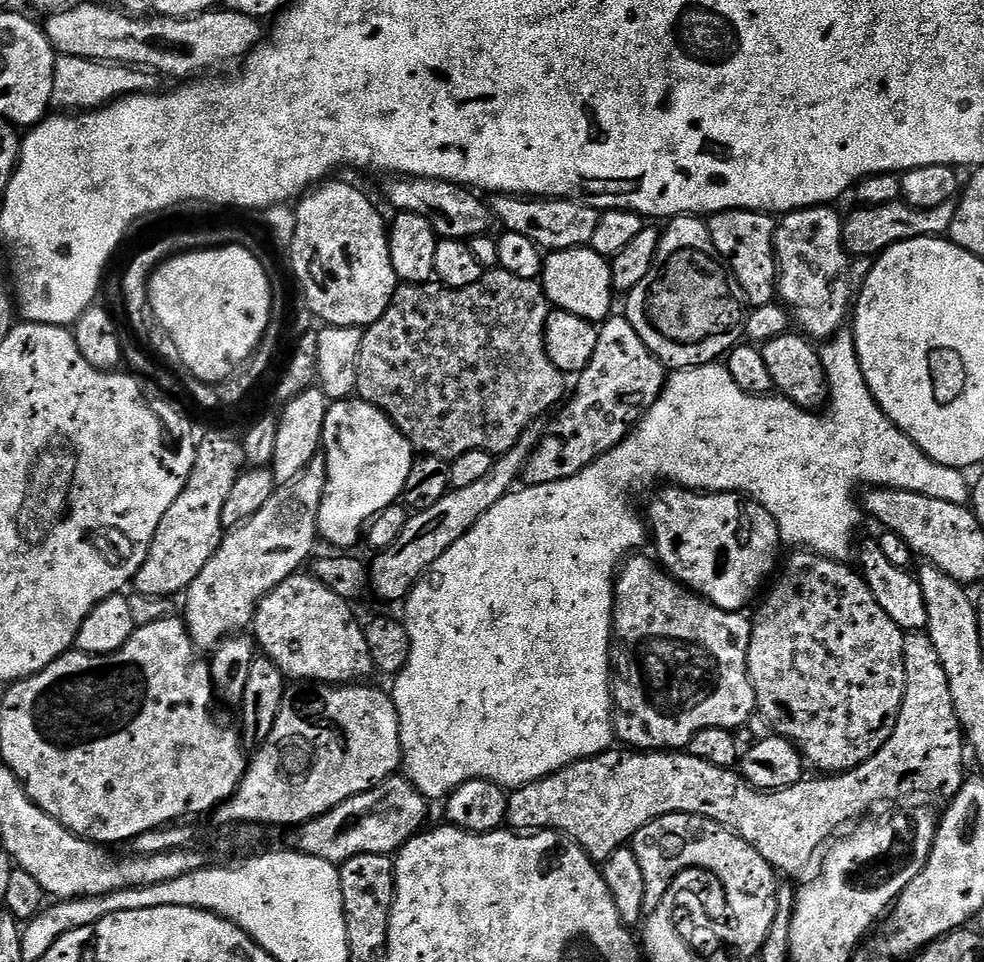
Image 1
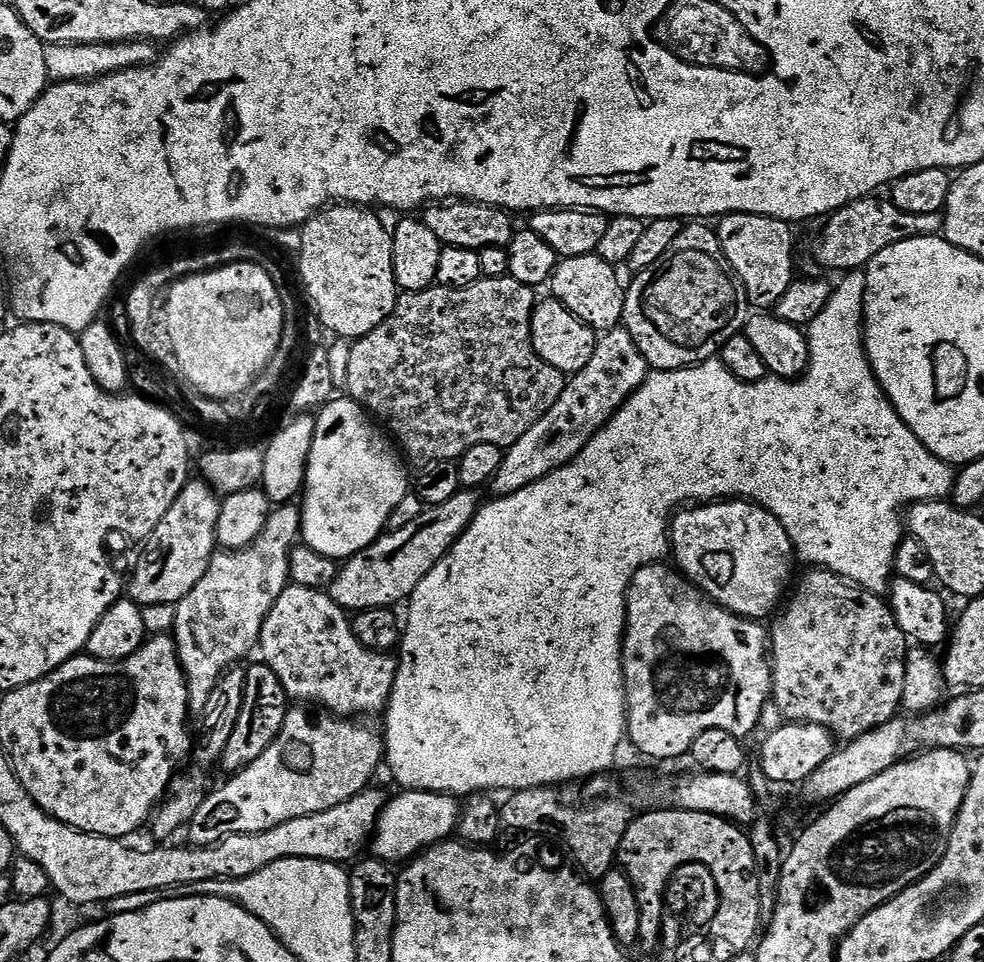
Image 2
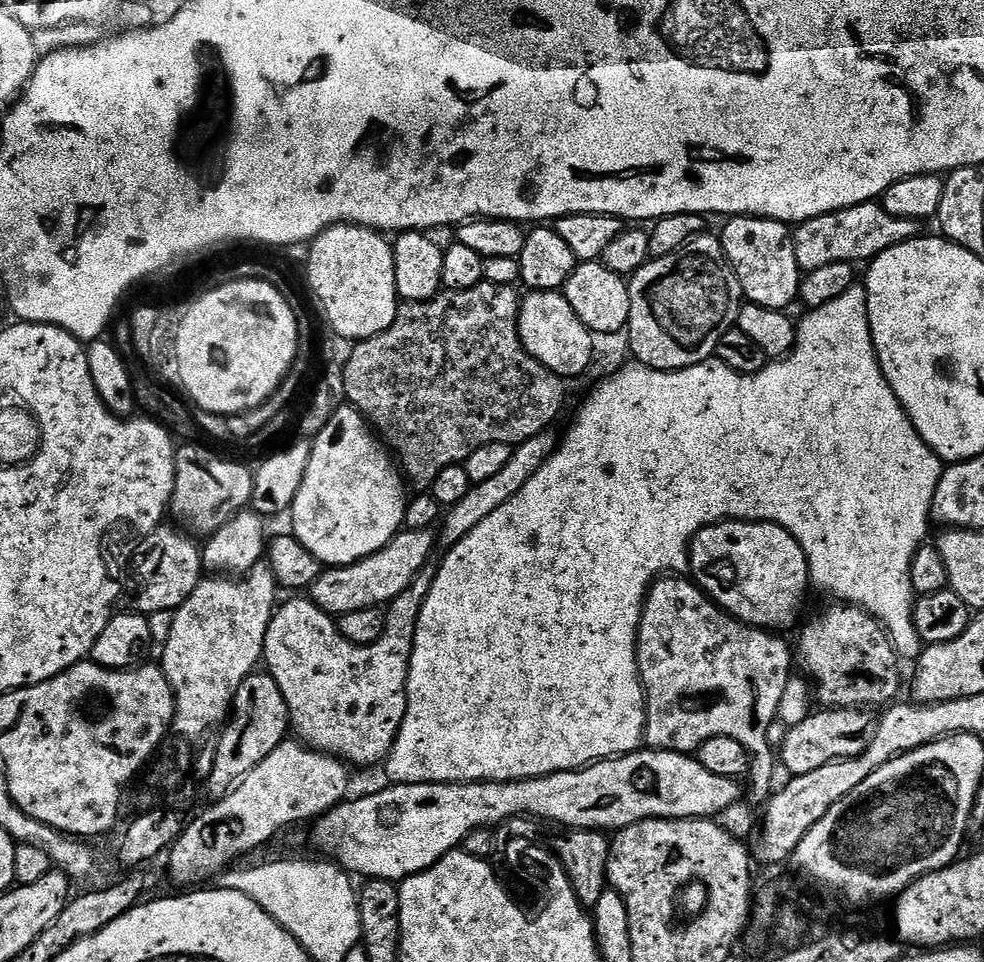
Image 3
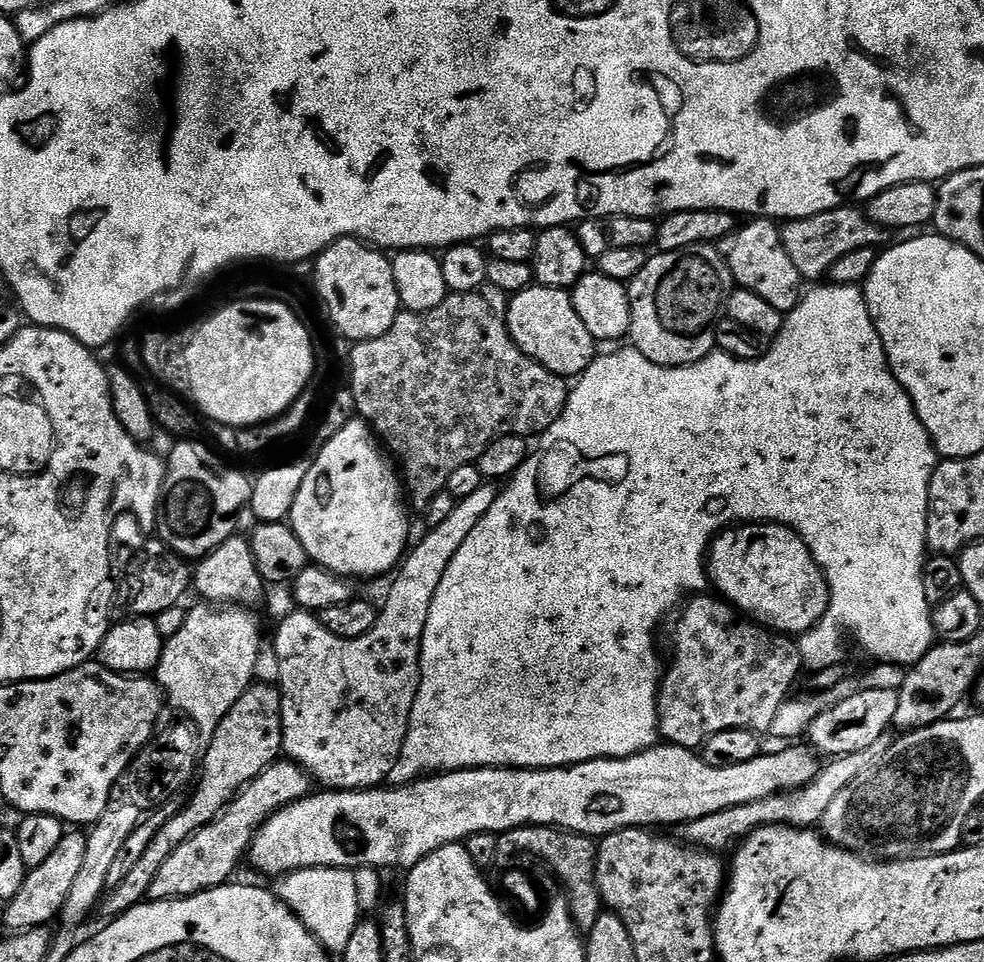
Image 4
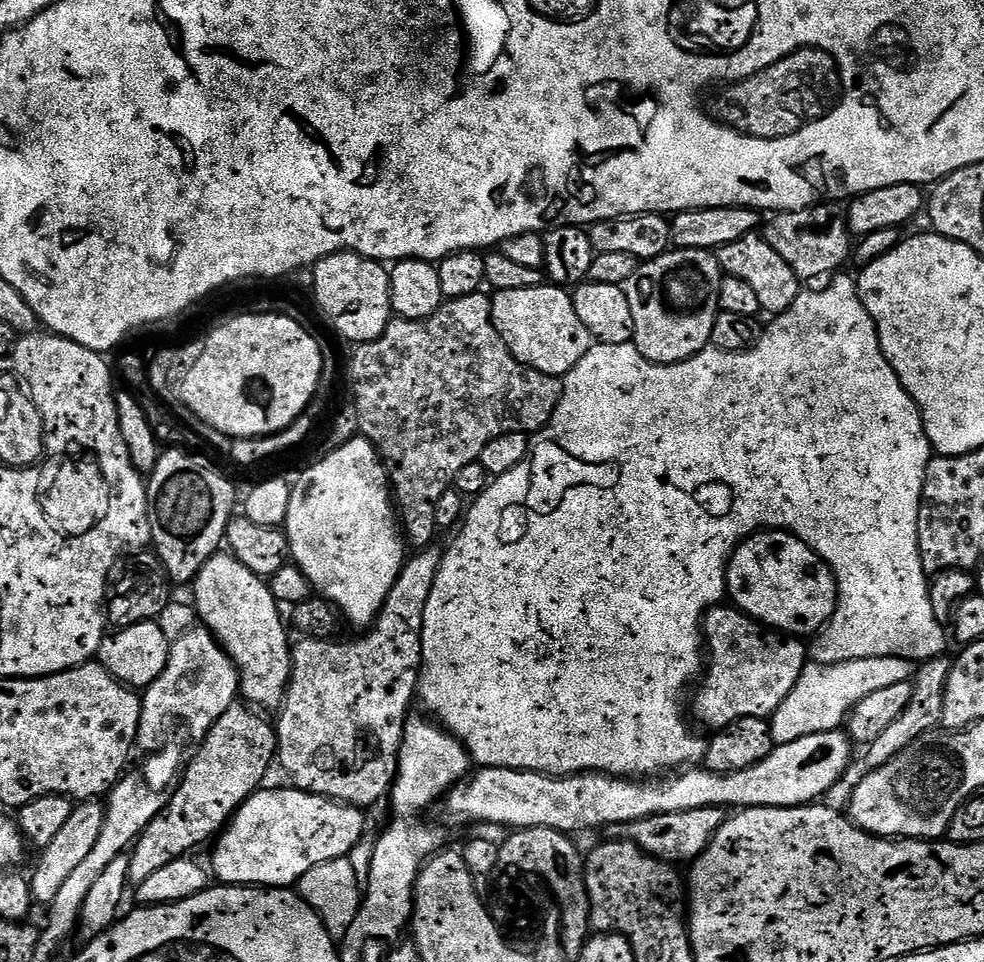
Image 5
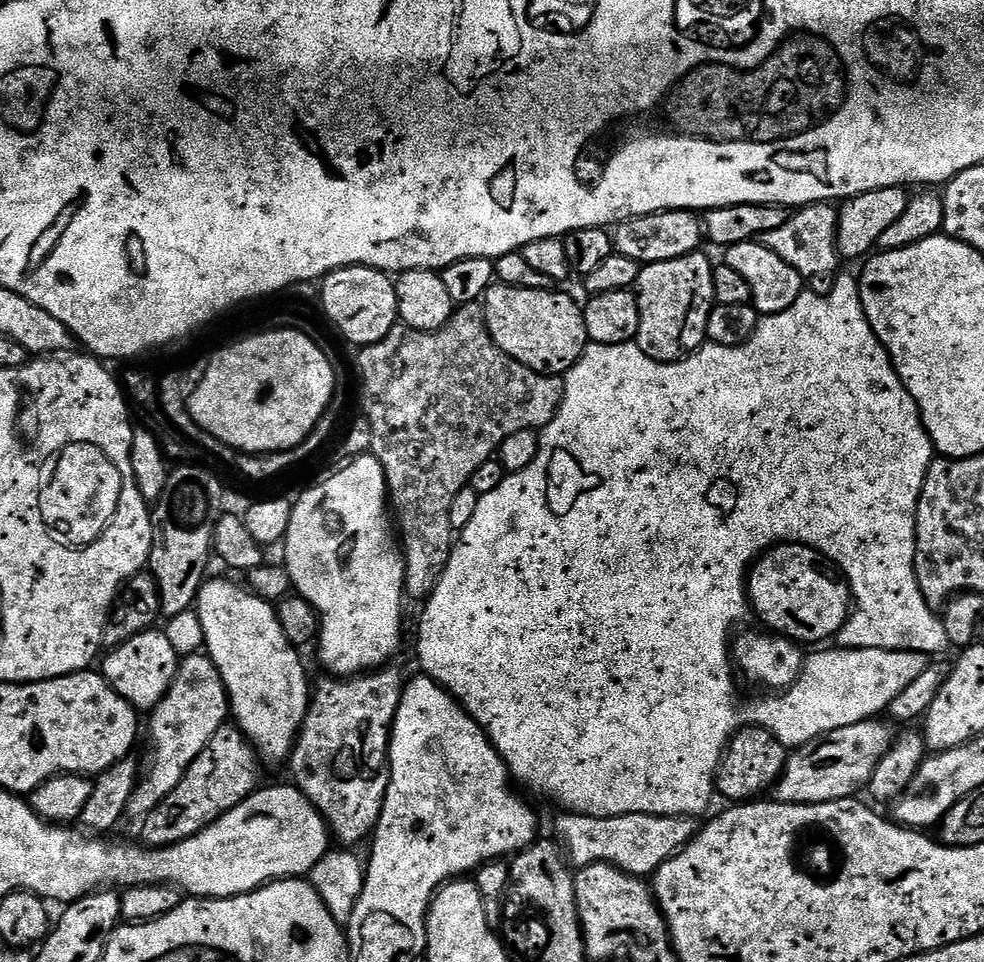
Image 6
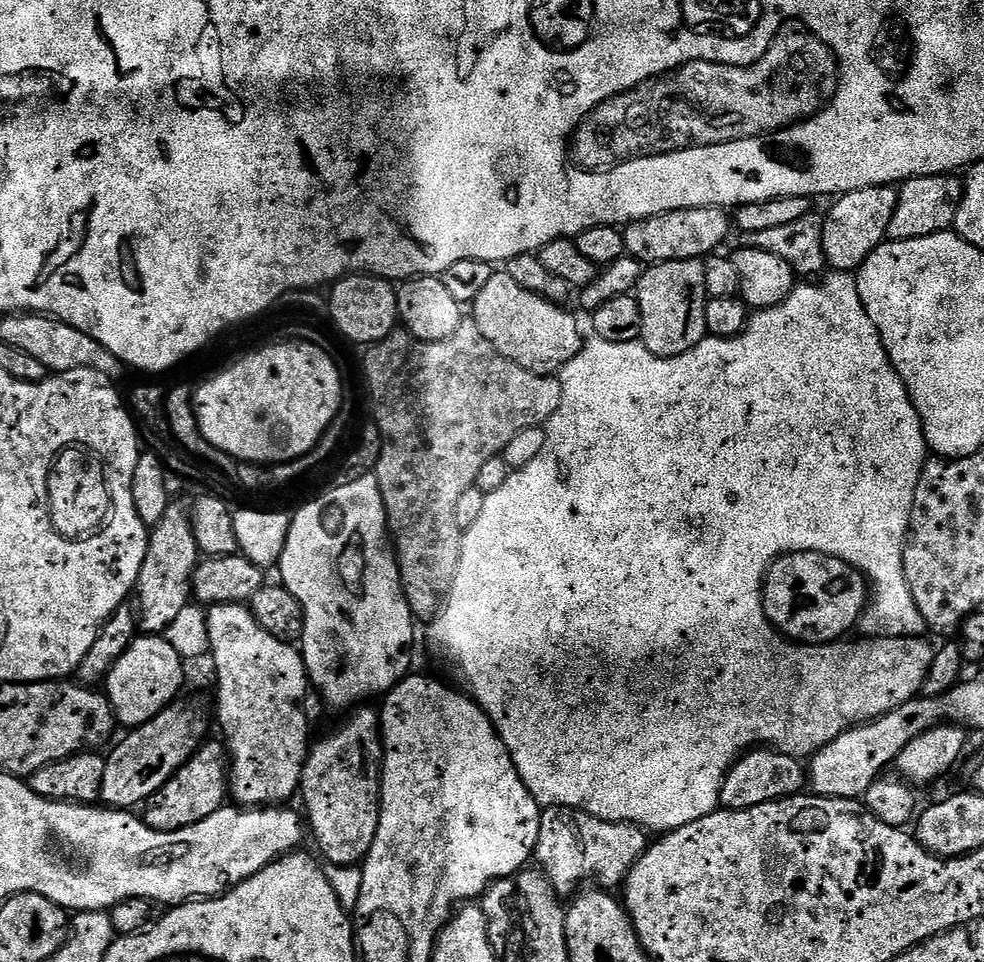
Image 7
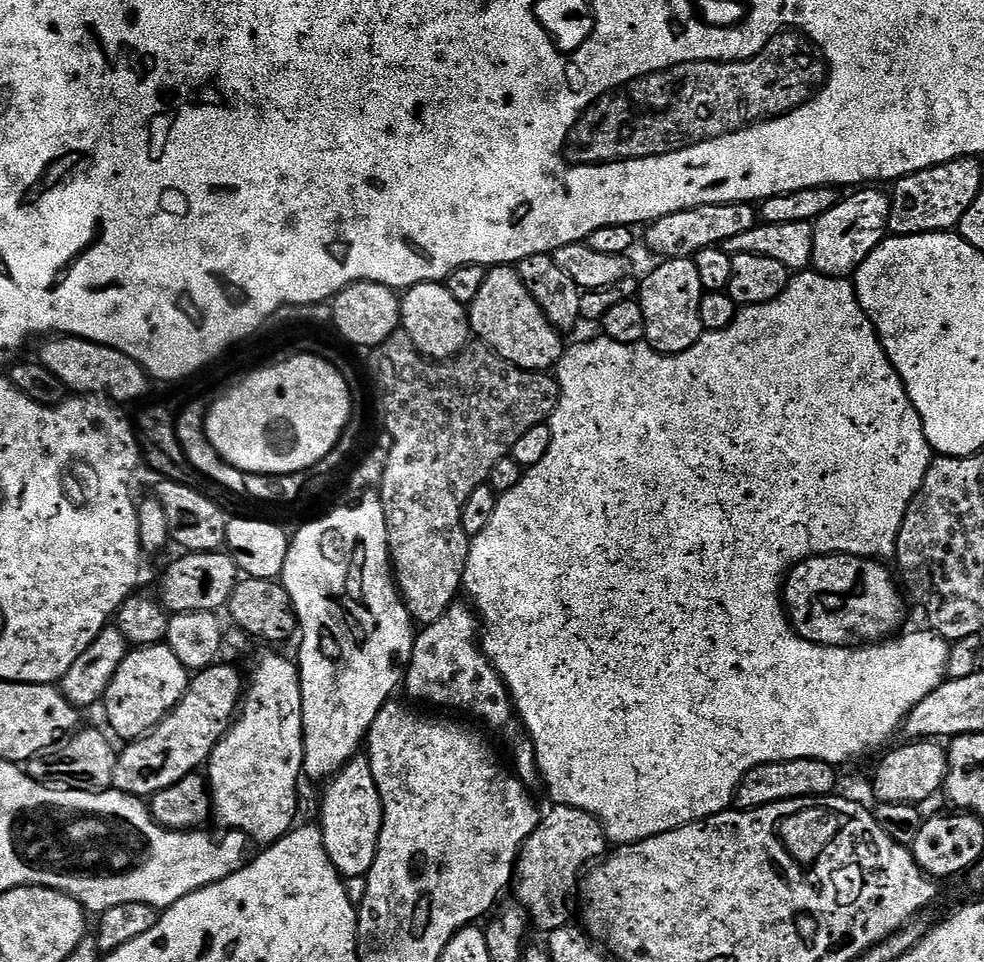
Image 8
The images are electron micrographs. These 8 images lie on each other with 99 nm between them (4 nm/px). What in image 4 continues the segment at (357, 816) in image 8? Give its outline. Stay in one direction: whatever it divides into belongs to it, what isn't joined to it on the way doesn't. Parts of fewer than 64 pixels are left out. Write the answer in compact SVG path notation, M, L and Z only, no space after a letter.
M485 482L481 488L474 490L474 494L458 500L454 511L441 524L428 528L425 536L411 545L391 577L388 597L384 605L379 605L374 630L370 630L370 634L362 634L362 638L353 640L338 638L338 634L330 634L330 630L322 626L319 615L303 610L292 610L277 626L276 676L280 679L282 752L293 764L307 772L315 783L317 780L321 789L359 792L365 788L379 788L387 781L390 770L394 770L404 739L408 736L410 710L420 689L420 647L426 618L430 618L430 602L434 602L434 594L438 594L446 566L454 562L454 554L458 554L462 542L470 538L474 526L486 518L497 495L497 485Z

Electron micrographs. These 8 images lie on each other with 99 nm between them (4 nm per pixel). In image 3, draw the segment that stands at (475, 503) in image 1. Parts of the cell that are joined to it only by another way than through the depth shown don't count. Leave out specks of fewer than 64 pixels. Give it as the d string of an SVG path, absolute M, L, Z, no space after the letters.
M431 528L417 532L401 530L385 548L358 562L325 567L312 584L310 598L333 618L350 614L350 610L387 606L411 586L423 568L429 567L432 547L435 549L437 544L437 533Z

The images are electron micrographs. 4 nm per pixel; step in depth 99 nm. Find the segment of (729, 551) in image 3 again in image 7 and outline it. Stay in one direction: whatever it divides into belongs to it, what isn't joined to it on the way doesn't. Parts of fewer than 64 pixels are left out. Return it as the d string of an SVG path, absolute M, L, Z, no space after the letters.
M787 552L785 556L779 556L768 568L768 575L764 578L764 609L768 615L768 623L776 625L777 632L783 634L789 641L802 644L834 644L845 639L844 636L852 627L861 623L865 607L870 599L870 585L864 576L853 564L847 564L845 560L839 560L833 556L827 556L821 552Z

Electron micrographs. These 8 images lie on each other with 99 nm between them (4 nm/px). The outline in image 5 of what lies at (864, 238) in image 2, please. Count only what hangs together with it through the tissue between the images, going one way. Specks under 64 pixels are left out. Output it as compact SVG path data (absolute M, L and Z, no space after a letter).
M832 202L817 204L815 208L803 208L797 212L782 212L771 217L772 221L765 223L762 228L762 235L766 242L770 242L770 246L774 246L774 250L778 250L778 254L790 265L790 270L794 270L794 274L801 282L808 280L816 280L819 276L823 278L831 277L833 274L839 273L840 268L854 252L854 236L848 227L848 217L843 211L836 209L837 205Z

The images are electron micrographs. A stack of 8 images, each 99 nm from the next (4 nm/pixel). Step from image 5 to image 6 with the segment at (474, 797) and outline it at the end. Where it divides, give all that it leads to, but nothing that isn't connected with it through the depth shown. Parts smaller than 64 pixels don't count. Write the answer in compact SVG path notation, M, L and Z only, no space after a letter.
M873 718L854 726L842 726L795 749L789 755L784 773L774 785L775 799L781 804L825 804L855 797L856 791L859 788L861 791L870 782L878 762L882 762L885 754L892 749L893 725L883 724L882 721Z

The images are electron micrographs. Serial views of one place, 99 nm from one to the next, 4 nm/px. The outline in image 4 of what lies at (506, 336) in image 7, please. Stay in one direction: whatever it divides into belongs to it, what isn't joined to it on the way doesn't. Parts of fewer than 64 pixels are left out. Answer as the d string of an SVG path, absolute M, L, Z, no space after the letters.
M533 286L515 293L508 301L508 329L530 359L565 378L581 376L598 355L598 341L578 318L571 291L562 288Z

